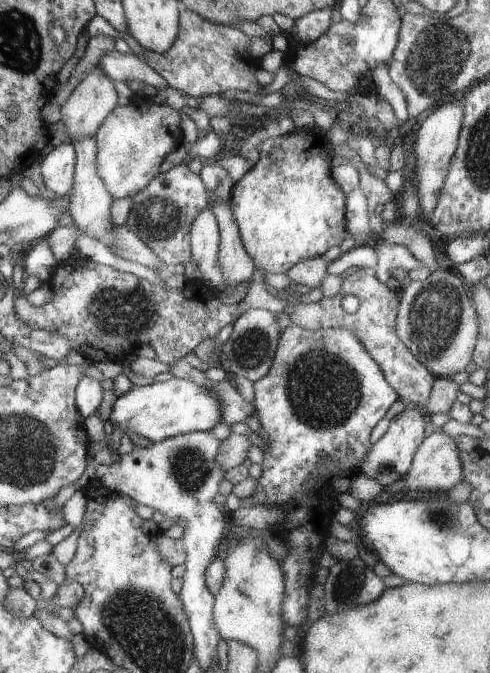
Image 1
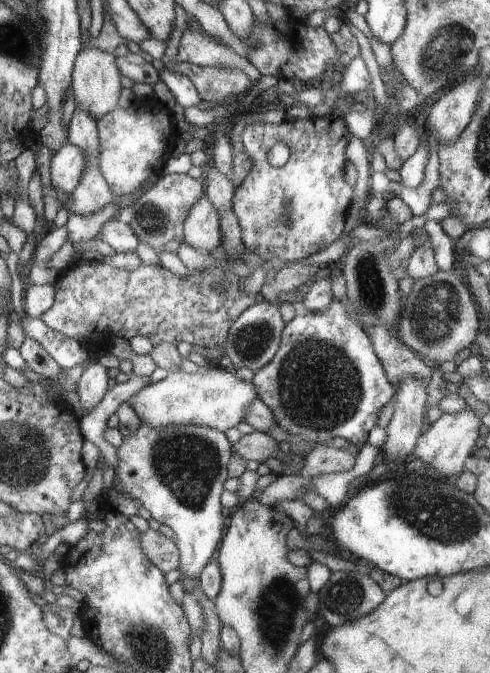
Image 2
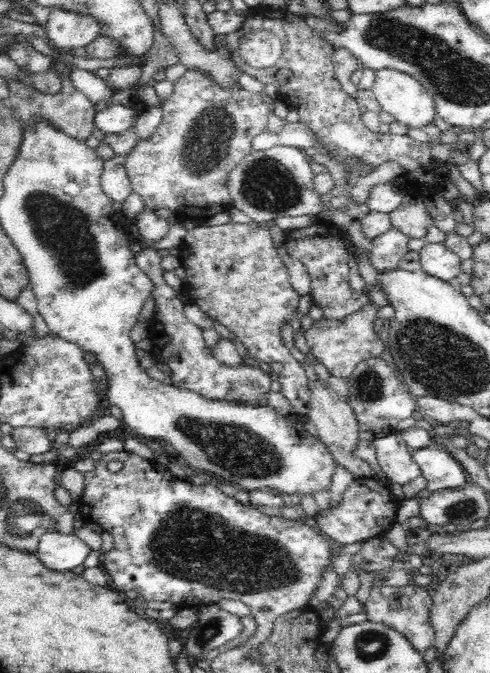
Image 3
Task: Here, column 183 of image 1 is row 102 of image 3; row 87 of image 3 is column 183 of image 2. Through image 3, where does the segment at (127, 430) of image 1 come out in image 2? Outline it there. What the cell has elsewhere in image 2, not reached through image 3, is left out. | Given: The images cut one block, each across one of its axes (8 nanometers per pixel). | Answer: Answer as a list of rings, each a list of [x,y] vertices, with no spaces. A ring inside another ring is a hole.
[[[211,363],[208,370],[199,370],[196,373],[169,373],[164,379],[144,386],[131,396],[128,403],[138,418],[144,418],[144,422],[152,428],[193,424],[225,431],[244,421],[246,408],[256,398],[256,389],[252,382],[239,380],[236,375]]]

